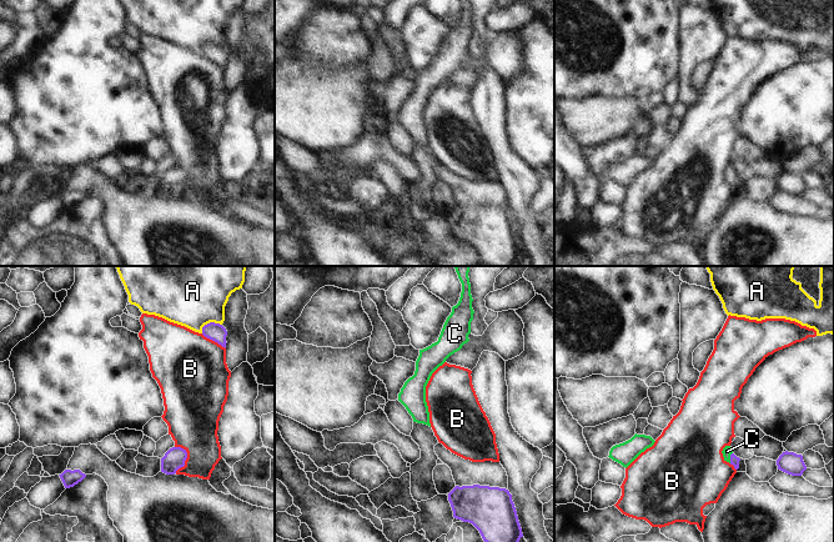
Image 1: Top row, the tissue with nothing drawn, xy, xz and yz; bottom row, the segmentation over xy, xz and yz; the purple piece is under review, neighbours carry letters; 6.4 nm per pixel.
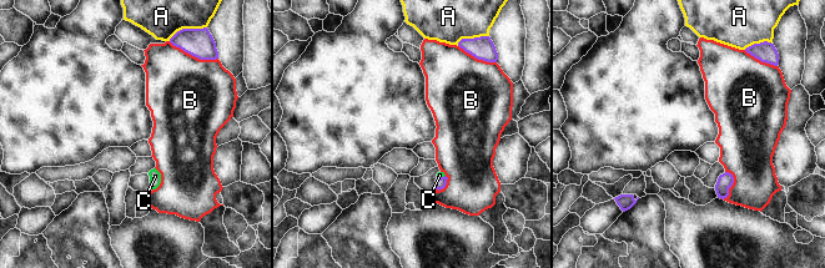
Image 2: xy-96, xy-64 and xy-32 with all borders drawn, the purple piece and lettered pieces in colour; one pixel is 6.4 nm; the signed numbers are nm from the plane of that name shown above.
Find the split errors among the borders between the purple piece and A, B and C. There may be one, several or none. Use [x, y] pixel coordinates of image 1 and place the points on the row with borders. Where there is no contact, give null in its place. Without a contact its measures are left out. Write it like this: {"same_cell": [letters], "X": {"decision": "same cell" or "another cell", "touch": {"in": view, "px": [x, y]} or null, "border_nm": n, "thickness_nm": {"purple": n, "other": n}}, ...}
{"same_cell": ["C"], "A": {"decision": "another cell", "touch": {"in": "xy", "px": [210, 322]}, "border_nm": 150, "thickness_nm": {"purple": 120, "other": 480}}, "B": {"decision": "another cell", "touch": {"in": "xy", "px": [185, 460]}, "border_nm": 180, "thickness_nm": {"purple": 140, "other": 320}}, "C": {"decision": "same cell", "touch": {"in": "yz", "px": [730, 457]}, "border_nm": 70, "thickness_nm": {"purple": 60, "other": 70}}}

